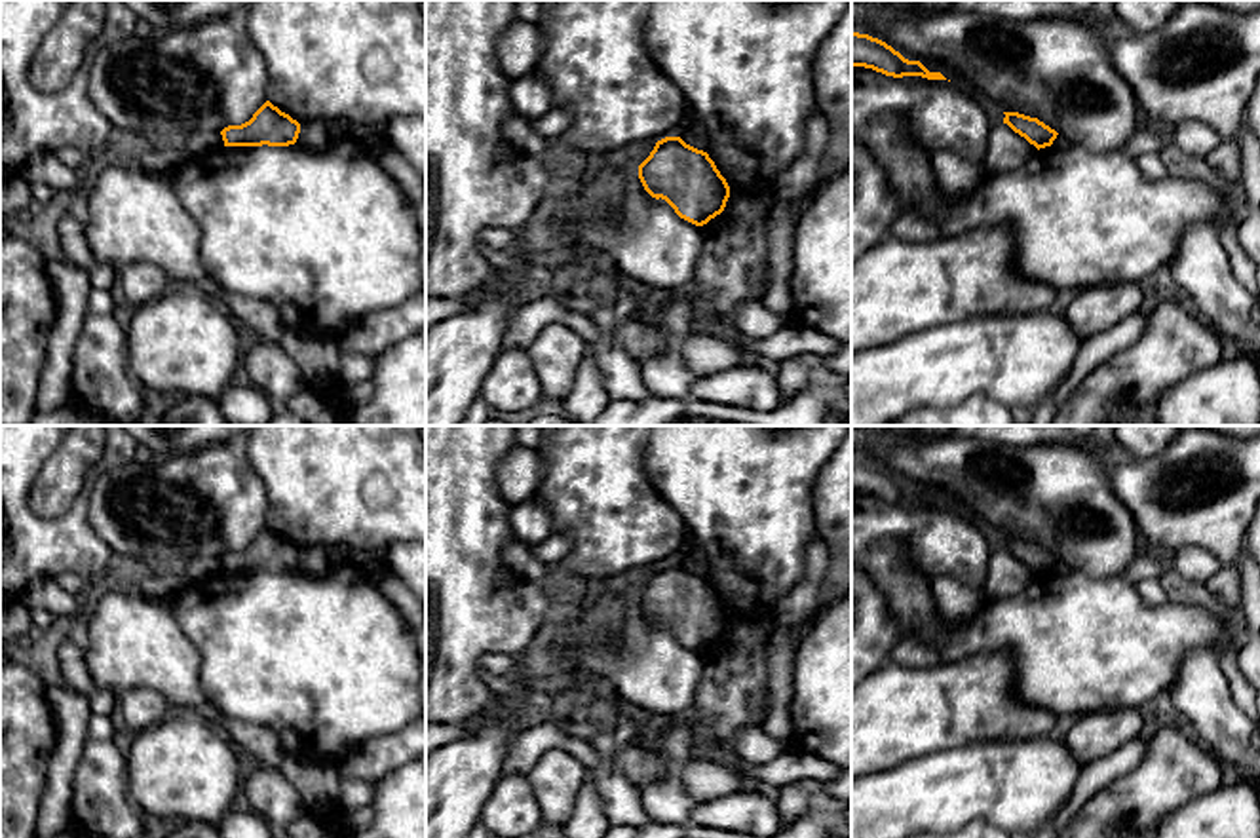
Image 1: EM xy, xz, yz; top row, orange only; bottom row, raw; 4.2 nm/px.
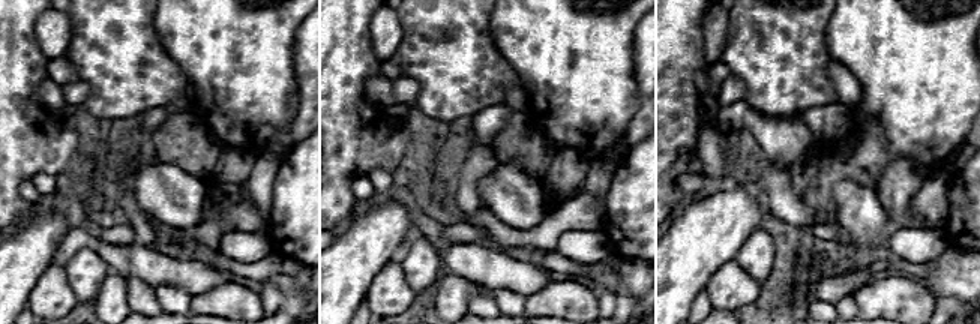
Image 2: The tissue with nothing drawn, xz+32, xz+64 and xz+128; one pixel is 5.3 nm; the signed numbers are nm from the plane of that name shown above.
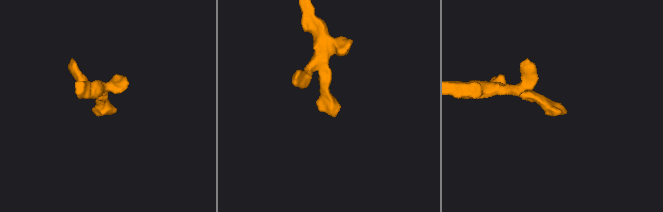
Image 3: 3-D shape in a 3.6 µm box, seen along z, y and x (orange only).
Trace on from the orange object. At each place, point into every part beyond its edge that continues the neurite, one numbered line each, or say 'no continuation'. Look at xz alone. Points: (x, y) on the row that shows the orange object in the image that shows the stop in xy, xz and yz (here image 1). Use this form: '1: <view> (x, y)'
no continuation

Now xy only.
no continuation

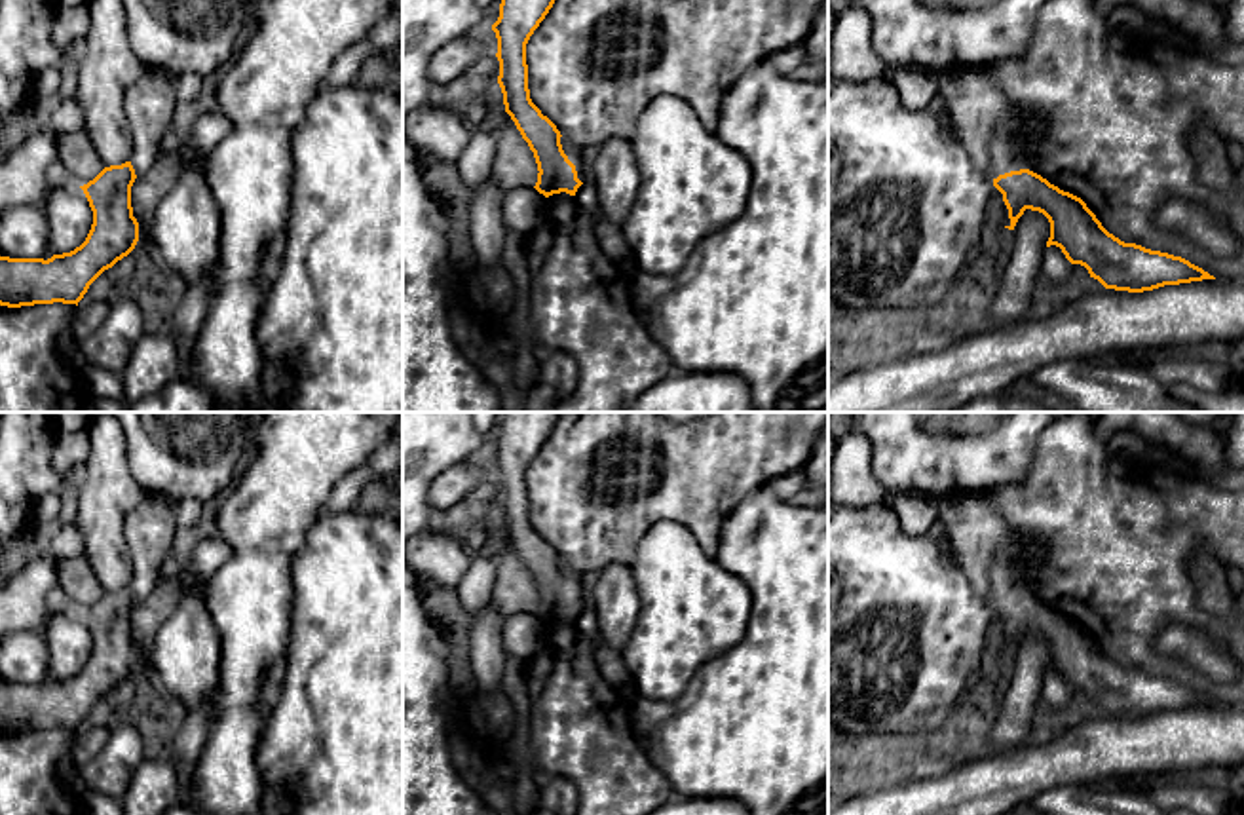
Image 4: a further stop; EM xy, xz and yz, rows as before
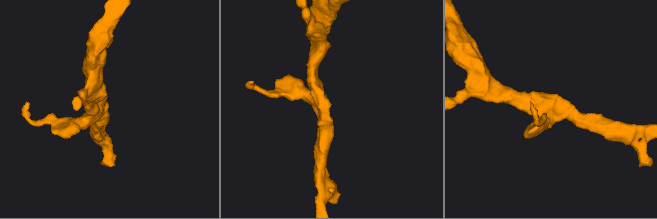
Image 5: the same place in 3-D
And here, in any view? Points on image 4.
1: xz (568, 147)

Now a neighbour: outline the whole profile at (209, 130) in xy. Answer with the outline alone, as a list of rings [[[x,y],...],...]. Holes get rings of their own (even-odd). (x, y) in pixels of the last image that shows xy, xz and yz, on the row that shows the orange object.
[[[218,110],[199,116],[188,129],[186,142],[201,152],[209,154],[228,133],[232,122]]]

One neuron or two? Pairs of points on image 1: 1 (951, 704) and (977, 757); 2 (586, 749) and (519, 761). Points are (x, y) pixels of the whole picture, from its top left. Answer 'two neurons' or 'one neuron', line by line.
1: two neurons
2: one neuron

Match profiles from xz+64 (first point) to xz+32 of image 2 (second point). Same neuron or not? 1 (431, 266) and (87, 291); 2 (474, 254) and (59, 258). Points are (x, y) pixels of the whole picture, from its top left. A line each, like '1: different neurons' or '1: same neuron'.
1: same neuron
2: same neuron

